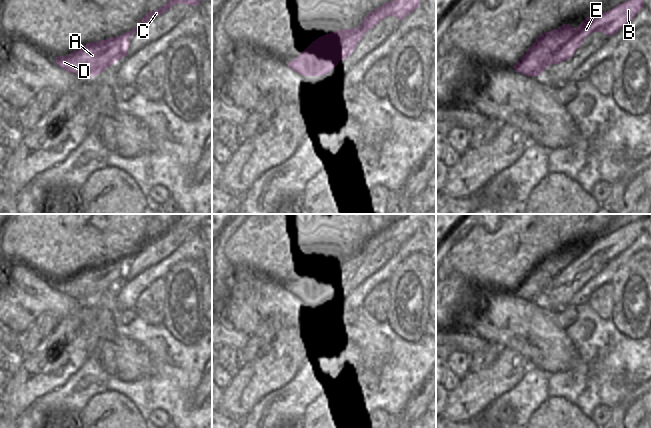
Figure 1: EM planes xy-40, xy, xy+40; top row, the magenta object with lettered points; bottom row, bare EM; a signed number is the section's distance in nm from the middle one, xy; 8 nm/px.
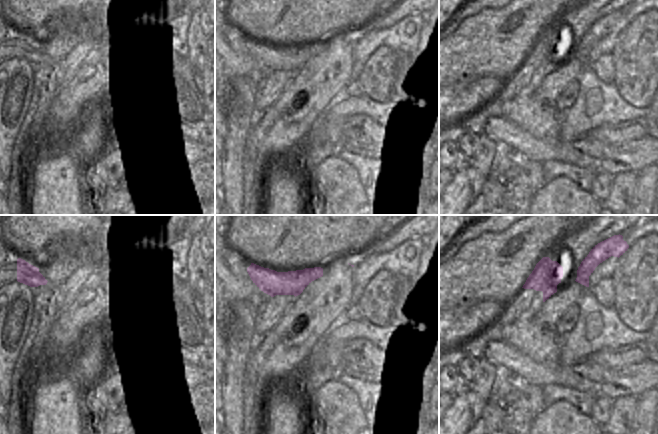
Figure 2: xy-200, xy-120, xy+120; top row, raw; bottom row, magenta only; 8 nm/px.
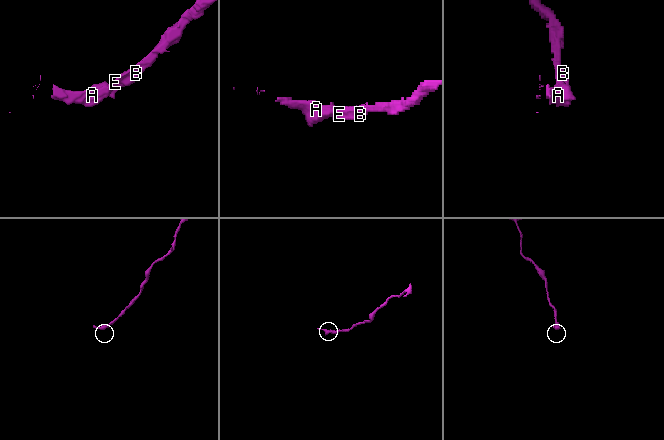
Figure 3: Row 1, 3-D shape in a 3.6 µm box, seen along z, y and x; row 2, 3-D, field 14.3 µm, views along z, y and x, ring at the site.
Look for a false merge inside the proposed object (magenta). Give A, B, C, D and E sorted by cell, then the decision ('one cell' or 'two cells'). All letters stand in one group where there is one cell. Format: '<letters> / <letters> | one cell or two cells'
A B C D E | one cell

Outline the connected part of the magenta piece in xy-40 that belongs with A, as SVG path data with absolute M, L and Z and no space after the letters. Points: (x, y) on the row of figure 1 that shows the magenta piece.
M169 0L165 5L146 13L139 24L123 35L88 43L73 53L56 57L56 65L67 72L71 72L79 78L92 78L112 66L117 60L122 60L128 56L130 37L137 32L138 28L143 28L148 22L163 14L175 4L187 4L198 6L201 0Z

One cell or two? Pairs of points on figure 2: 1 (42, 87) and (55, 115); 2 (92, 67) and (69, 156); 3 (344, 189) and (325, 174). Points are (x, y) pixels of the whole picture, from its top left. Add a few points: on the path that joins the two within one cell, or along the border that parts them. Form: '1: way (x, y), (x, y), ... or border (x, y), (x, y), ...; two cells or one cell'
1: border (64, 85), (47, 112), (36, 123); two cells
2: border (87, 118), (69, 146), (66, 149), (55, 152); two cells
3: way (339, 184), (330, 175); one cell

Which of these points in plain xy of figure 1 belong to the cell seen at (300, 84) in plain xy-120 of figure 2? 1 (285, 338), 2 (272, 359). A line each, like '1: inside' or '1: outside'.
1: inside
2: inside

